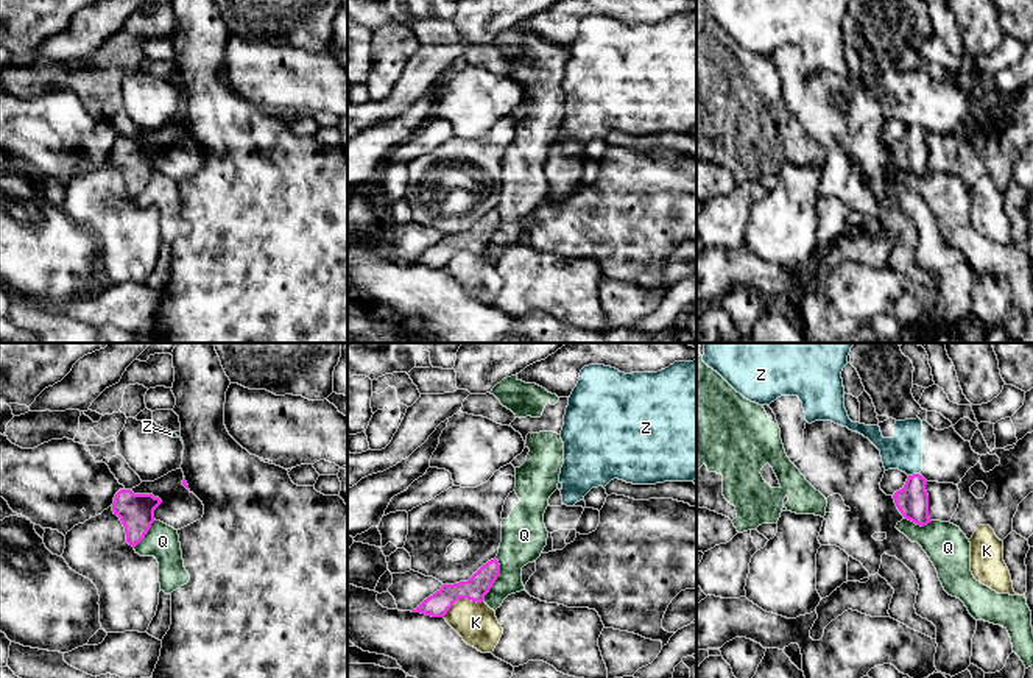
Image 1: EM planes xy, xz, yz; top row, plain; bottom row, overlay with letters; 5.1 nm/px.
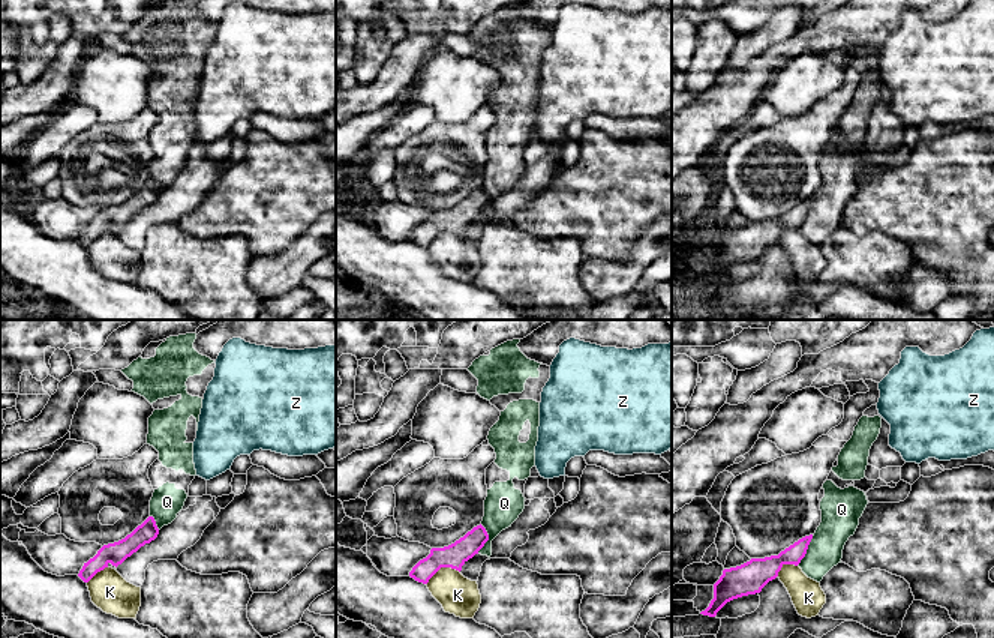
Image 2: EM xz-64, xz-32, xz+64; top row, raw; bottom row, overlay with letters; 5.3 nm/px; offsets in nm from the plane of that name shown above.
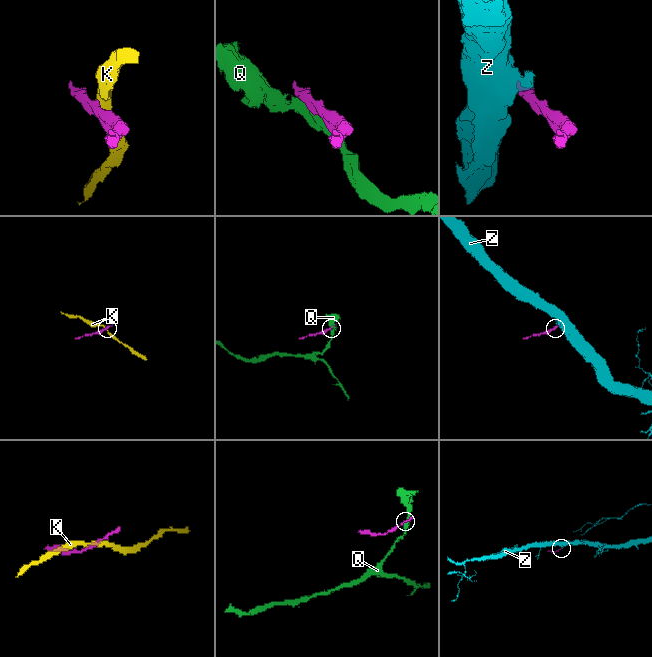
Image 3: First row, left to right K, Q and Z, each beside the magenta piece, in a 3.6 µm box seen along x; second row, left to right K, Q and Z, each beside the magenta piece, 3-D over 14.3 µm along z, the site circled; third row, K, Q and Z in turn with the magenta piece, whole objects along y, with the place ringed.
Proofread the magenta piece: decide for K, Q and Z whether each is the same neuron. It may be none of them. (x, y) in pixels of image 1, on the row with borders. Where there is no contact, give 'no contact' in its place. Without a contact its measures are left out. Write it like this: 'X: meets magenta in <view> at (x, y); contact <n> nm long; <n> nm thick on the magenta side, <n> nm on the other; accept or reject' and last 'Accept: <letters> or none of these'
K: meets magenta in xz at (461, 597); contact 220 nm long; 120 nm thick on the magenta side, 200 nm on the other; reject
Q: meets magenta in xz at (496, 579); contact 240 nm long; 120 nm thick on the magenta side, 220 nm on the other; reject
Z: meets magenta in yz at (913, 474); contact 60 nm long; 170 nm thick on the magenta side, 190 nm on the other; reject
Accept: none of these

